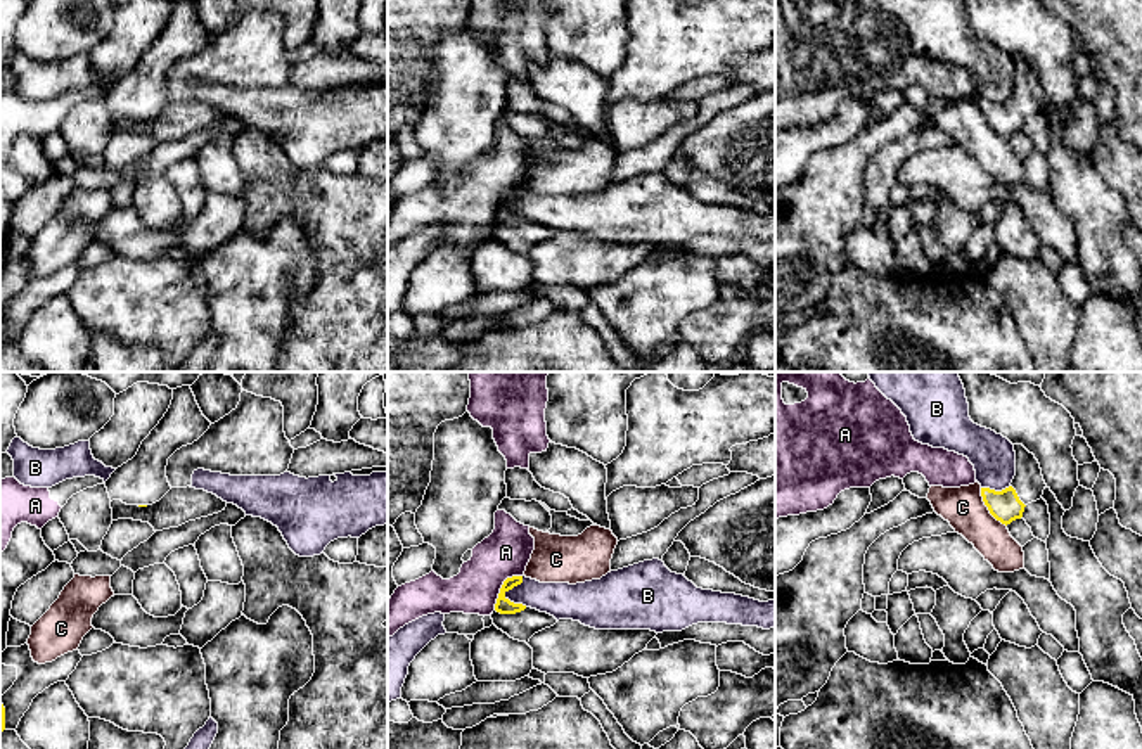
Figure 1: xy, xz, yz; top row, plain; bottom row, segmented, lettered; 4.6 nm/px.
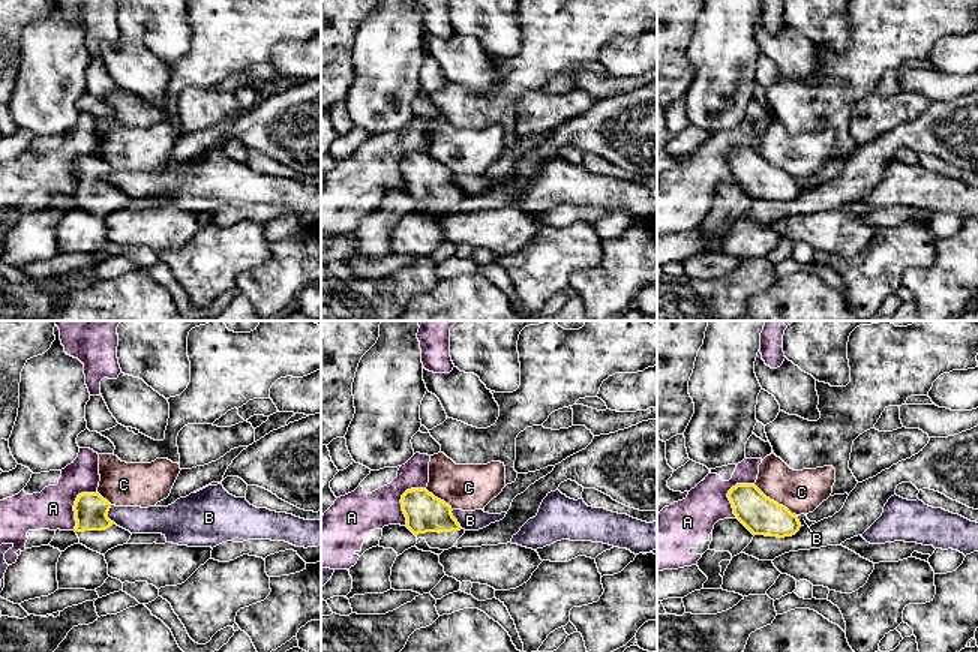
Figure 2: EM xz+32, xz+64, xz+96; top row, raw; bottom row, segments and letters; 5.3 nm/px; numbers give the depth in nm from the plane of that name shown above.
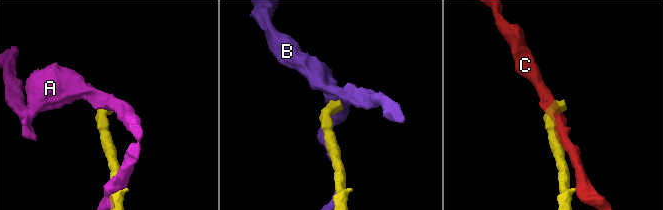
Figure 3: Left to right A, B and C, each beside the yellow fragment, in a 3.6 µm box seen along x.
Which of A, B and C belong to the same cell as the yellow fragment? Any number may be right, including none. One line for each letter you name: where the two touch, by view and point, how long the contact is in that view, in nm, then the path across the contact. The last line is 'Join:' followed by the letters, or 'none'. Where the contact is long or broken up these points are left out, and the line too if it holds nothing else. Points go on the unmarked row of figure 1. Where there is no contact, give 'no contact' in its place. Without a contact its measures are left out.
Join: none

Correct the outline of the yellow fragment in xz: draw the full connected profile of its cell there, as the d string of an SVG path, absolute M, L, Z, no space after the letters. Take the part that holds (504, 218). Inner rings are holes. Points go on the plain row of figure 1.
M512 189L504 194L491 232L493 237L510 251L528 256L535 246L554 239L557 232L547 225L514 216L505 209L509 202L521 195L523 189Z

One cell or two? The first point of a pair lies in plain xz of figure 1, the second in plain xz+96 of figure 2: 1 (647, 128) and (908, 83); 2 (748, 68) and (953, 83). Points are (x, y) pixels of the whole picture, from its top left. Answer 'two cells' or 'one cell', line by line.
1: two cells
2: two cells

